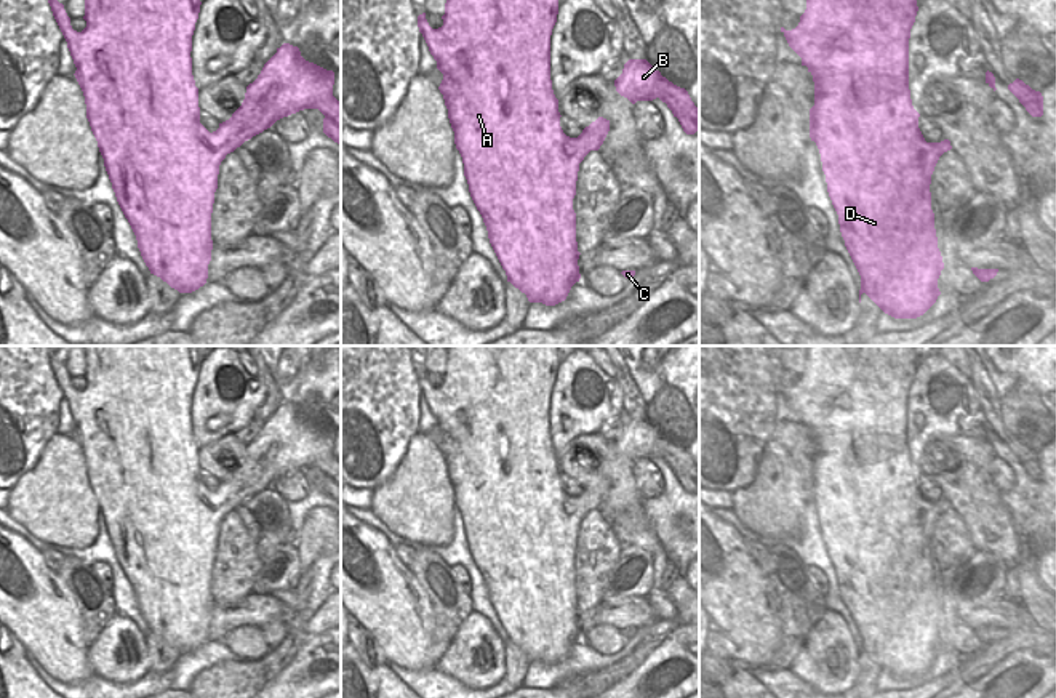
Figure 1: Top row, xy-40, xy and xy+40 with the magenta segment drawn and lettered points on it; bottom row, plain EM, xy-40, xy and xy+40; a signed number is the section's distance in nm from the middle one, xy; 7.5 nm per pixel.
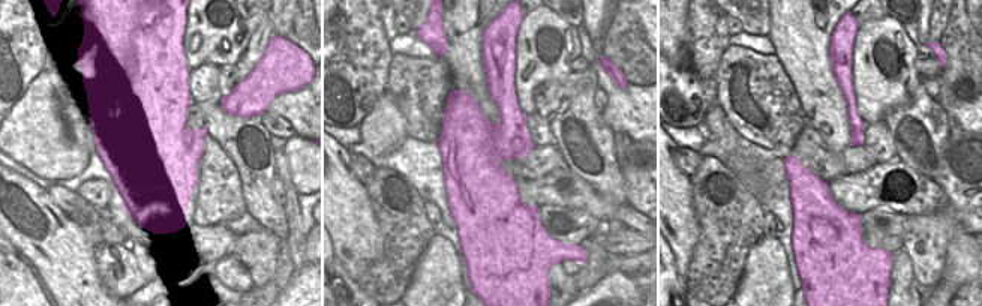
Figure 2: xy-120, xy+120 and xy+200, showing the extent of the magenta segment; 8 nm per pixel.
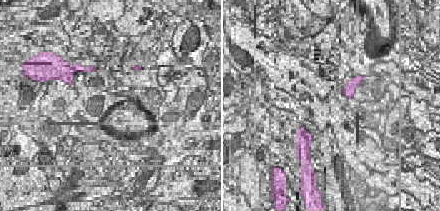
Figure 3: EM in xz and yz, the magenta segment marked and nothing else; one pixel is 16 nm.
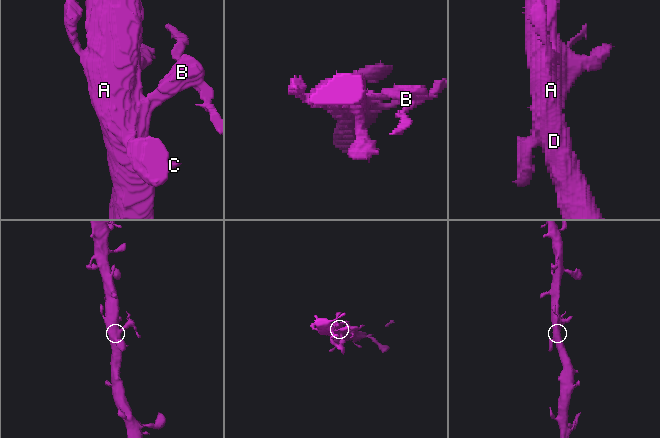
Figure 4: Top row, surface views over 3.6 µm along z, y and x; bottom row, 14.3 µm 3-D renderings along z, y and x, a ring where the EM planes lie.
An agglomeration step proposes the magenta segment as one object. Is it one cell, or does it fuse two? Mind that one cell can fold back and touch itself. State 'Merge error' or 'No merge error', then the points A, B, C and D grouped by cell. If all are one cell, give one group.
Merge error. Groups: A C D / B

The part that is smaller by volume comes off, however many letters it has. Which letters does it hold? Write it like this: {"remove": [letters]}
{"remove": ["B"]}

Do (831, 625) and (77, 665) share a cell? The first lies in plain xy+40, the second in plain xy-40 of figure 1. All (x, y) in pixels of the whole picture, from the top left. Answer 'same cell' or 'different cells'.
different cells

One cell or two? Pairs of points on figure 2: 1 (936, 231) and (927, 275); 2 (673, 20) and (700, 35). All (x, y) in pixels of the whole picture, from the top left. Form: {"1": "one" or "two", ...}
{"1": "one", "2": "two"}

